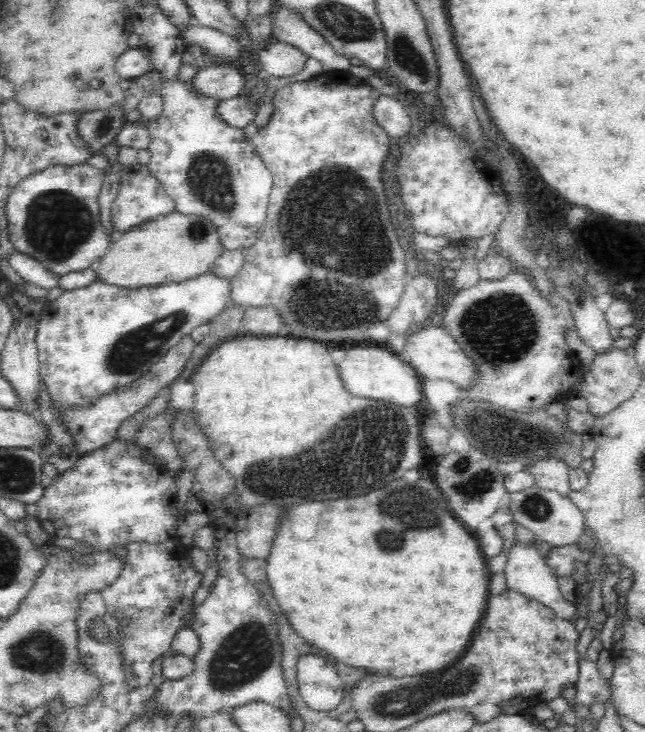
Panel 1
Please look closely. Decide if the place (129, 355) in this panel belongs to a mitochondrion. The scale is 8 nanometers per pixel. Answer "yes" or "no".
yes

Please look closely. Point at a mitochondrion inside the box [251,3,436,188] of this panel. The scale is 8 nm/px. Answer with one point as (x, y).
(406, 55)

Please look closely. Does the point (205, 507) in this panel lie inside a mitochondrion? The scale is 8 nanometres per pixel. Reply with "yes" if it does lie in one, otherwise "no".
no

